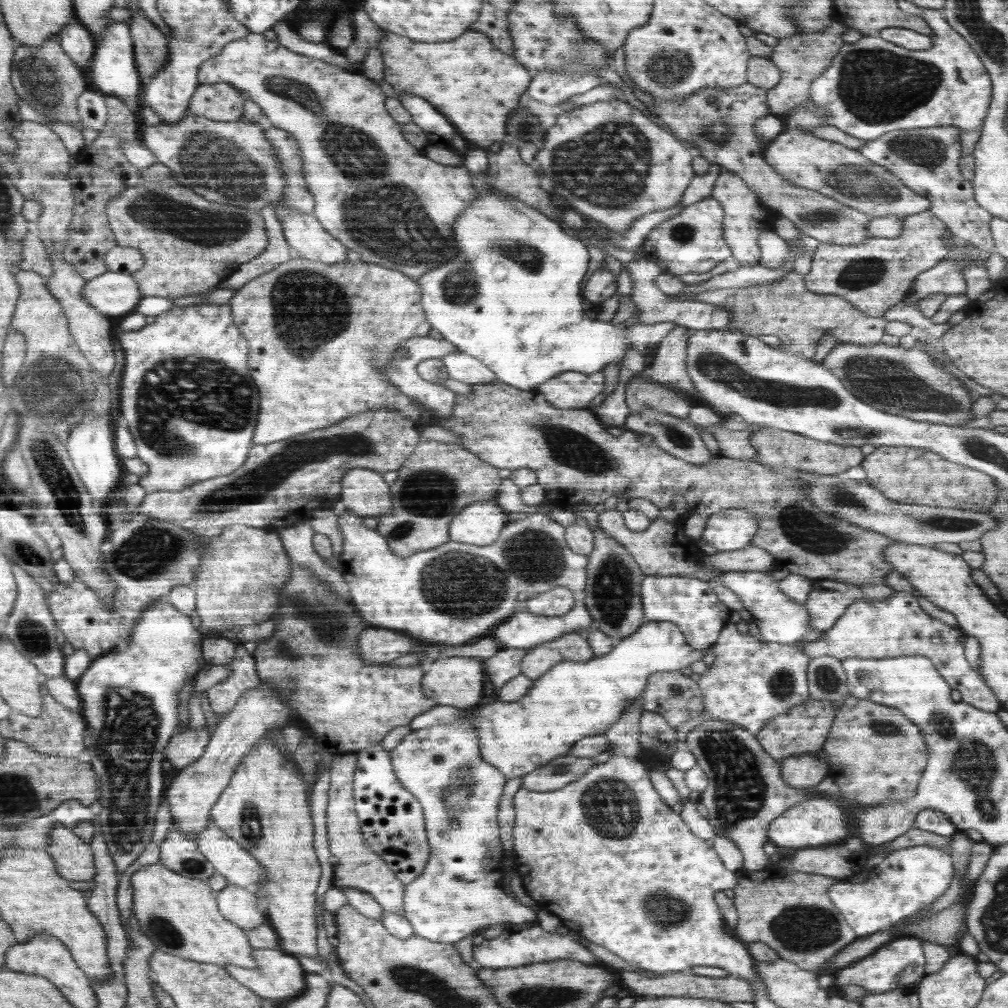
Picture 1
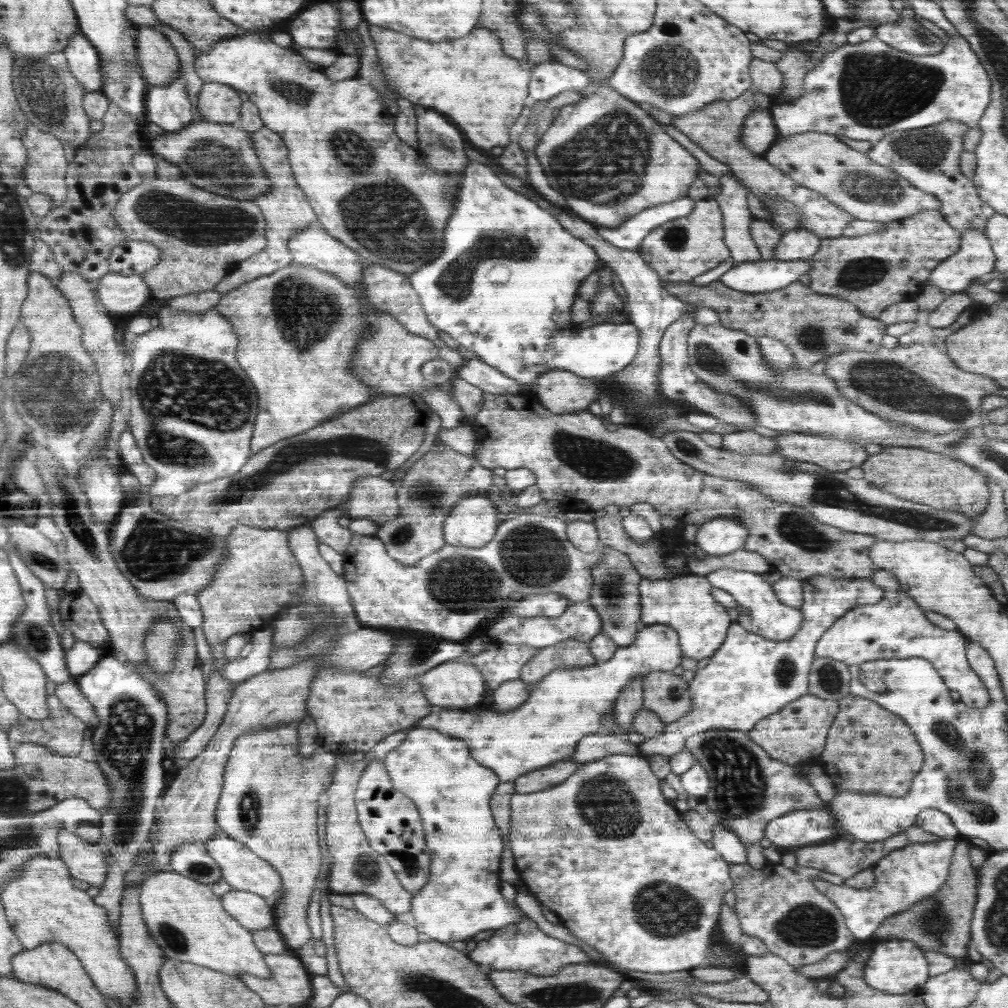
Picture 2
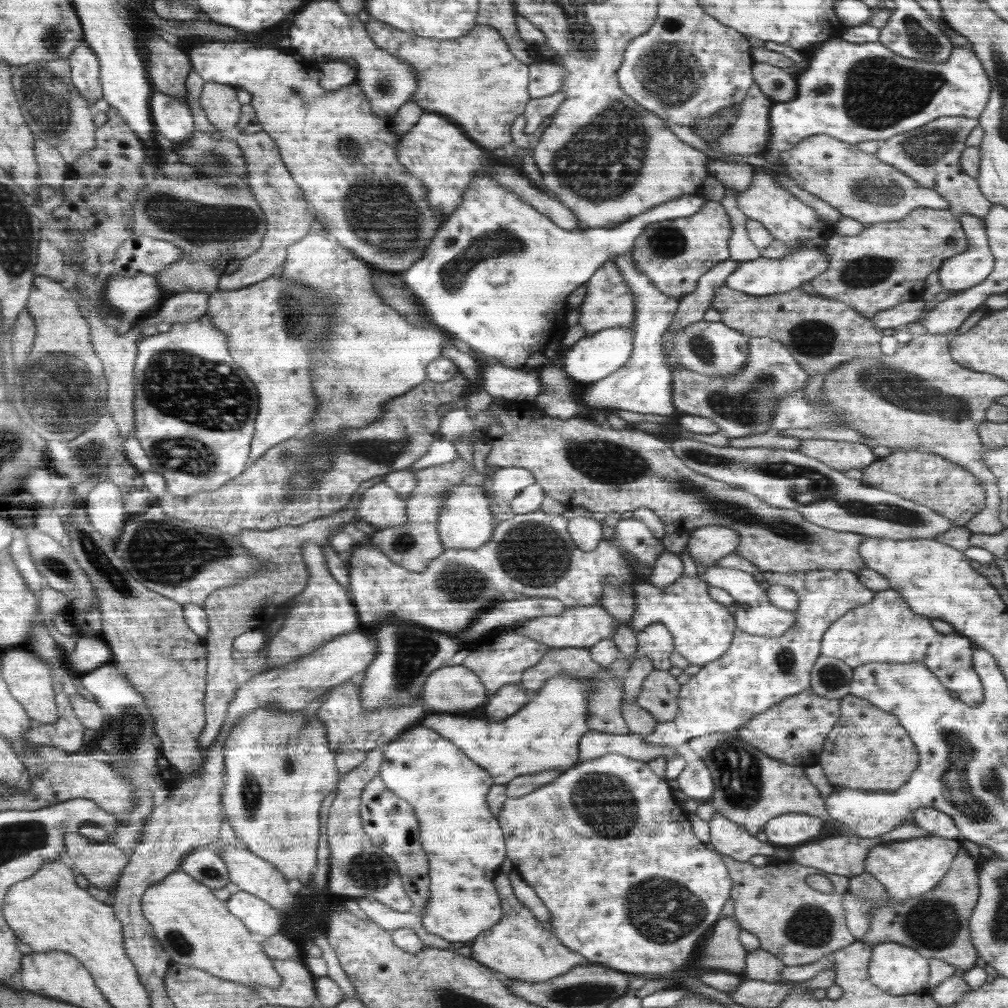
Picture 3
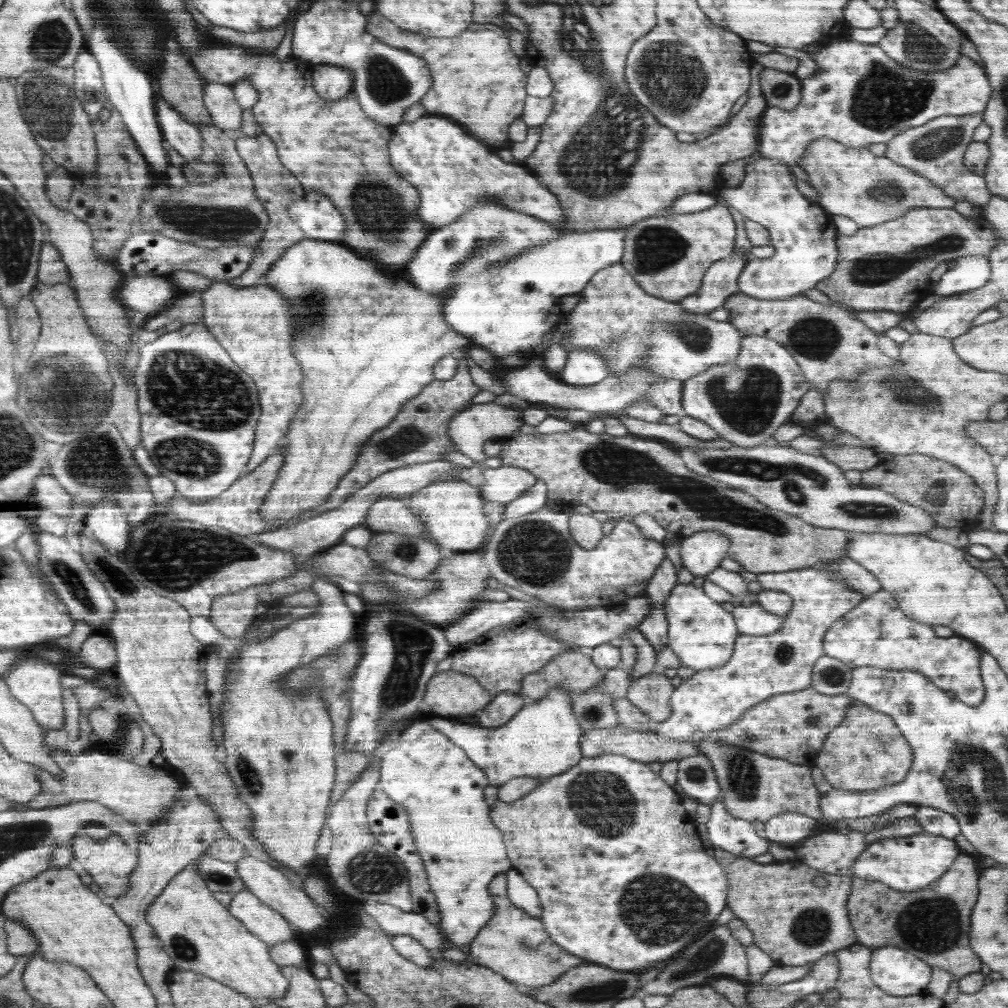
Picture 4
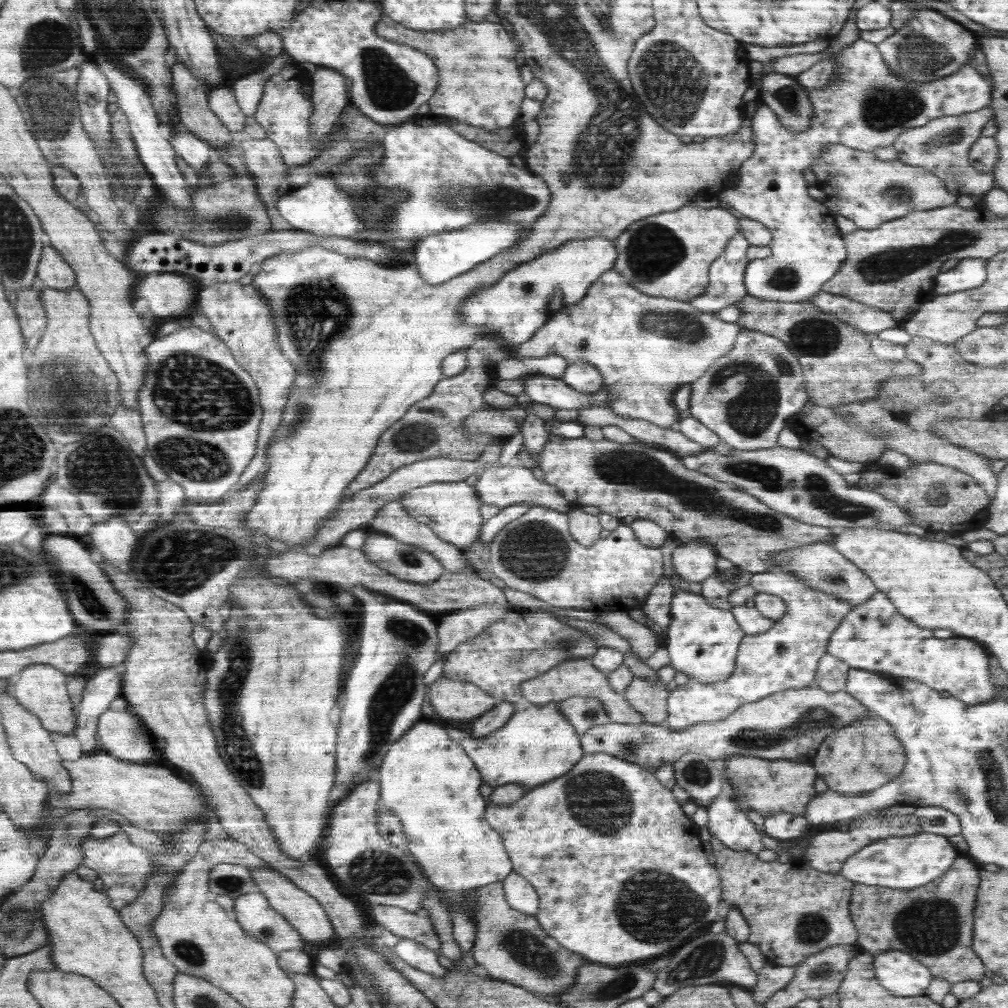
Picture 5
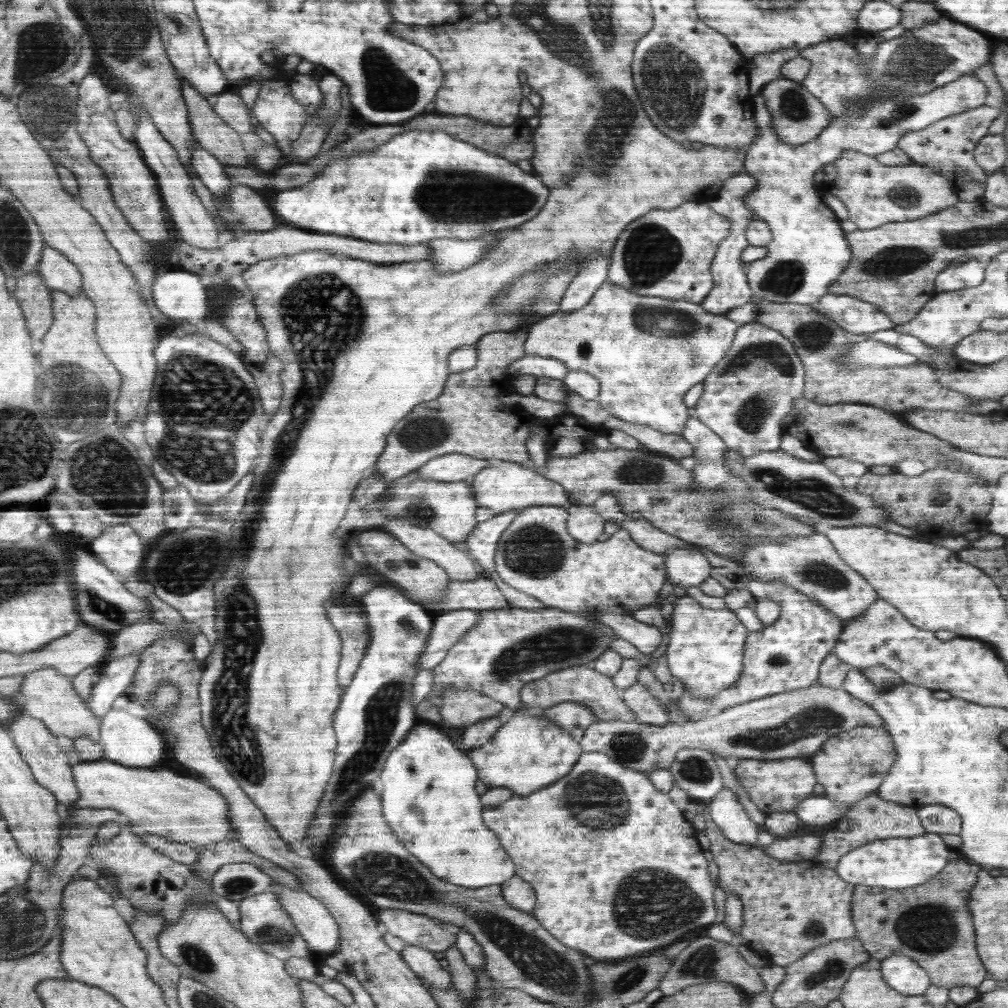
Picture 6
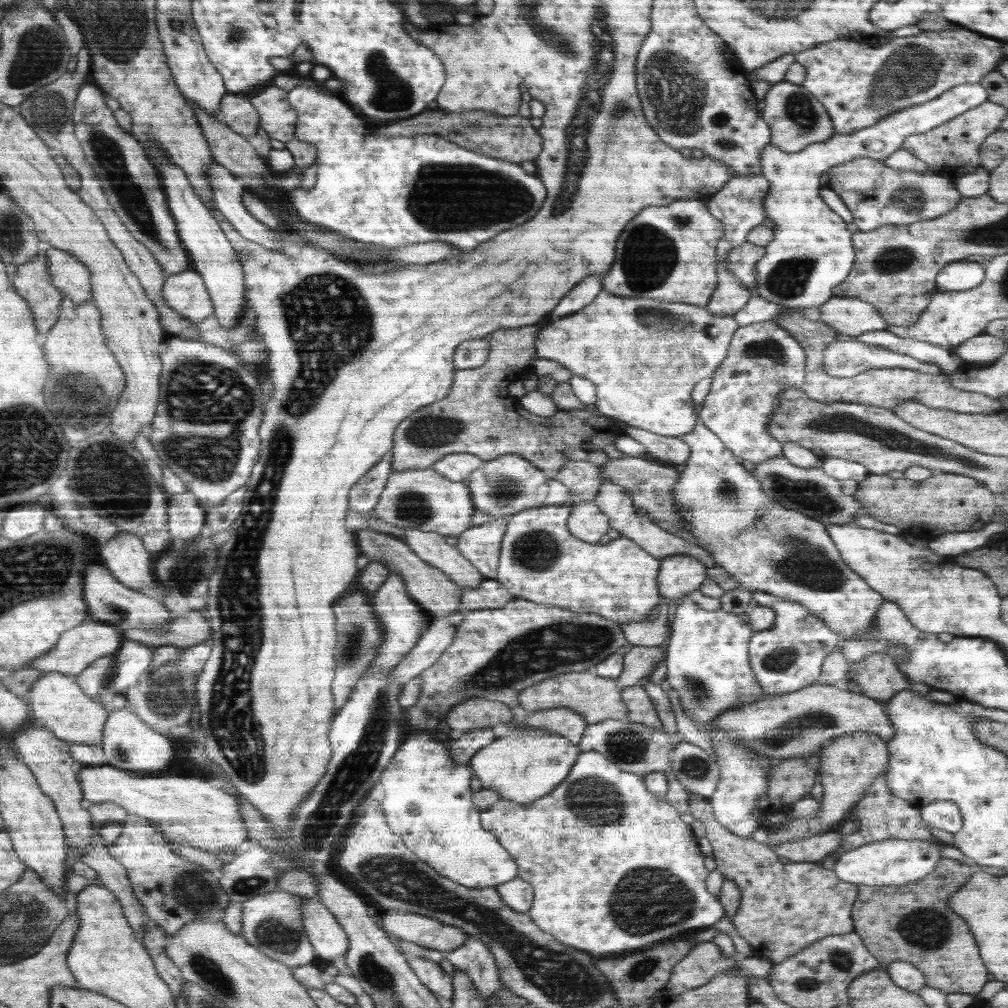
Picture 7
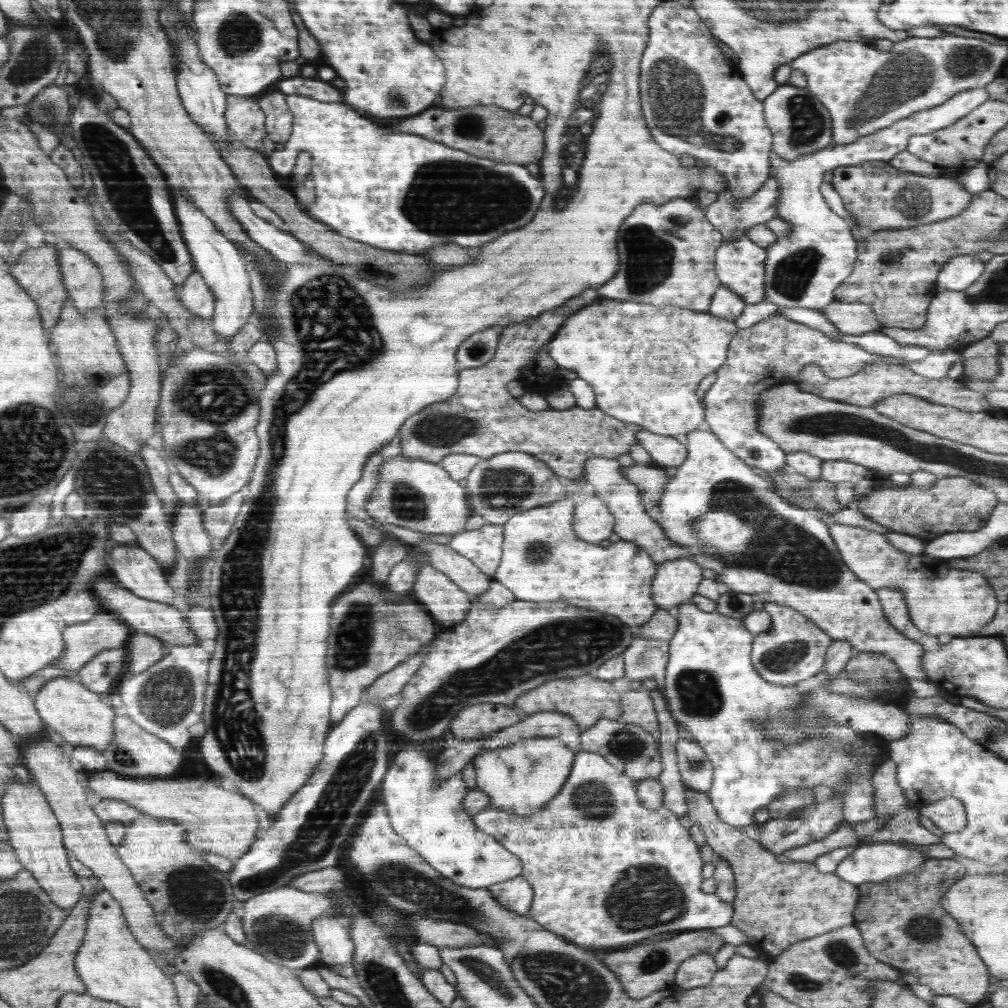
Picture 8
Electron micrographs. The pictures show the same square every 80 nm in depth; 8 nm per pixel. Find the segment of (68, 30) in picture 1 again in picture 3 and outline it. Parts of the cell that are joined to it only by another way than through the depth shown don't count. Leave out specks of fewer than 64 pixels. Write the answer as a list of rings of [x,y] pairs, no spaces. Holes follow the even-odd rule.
[[[82,41],[67,58],[71,66],[71,82],[87,100],[88,106],[103,97],[99,80],[99,60],[94,51]]]

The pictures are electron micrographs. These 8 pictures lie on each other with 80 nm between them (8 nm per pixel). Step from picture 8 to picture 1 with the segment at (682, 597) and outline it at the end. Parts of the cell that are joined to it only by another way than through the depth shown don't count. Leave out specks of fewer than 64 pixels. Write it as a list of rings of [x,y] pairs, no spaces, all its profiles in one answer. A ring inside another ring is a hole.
[[[725,508],[708,517],[701,538],[719,552],[741,550],[751,544],[758,521],[746,509]]]

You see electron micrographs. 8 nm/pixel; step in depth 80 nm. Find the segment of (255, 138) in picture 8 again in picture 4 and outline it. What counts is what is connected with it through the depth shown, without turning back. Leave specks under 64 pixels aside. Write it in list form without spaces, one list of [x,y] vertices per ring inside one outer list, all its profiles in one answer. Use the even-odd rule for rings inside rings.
[[[206,82],[203,88],[203,103],[208,109],[211,124],[223,131],[240,128],[242,110],[234,100],[232,86]]]

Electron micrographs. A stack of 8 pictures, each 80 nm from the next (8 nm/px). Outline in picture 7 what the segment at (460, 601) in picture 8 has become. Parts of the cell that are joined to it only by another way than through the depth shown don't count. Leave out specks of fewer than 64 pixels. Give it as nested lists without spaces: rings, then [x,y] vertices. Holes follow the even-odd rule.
[[[370,530],[357,532],[358,544],[361,545],[362,553],[370,561],[384,561],[392,574],[399,574],[405,581],[408,595],[417,602],[431,618],[450,616],[458,611],[464,611],[460,604],[461,587],[448,574],[441,569],[433,567],[428,562],[421,560],[416,553],[401,538],[386,533]]]

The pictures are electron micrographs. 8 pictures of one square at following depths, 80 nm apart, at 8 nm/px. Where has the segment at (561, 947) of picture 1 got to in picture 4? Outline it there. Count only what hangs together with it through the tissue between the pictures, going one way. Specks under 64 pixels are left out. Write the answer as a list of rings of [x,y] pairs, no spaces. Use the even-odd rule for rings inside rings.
[[[500,874],[489,884],[493,896],[494,916],[482,928],[481,933],[468,944],[467,961],[502,975],[506,980],[523,989],[548,987],[576,967],[586,964],[581,957],[561,948],[548,933],[537,917],[523,912],[508,896],[508,877]]]

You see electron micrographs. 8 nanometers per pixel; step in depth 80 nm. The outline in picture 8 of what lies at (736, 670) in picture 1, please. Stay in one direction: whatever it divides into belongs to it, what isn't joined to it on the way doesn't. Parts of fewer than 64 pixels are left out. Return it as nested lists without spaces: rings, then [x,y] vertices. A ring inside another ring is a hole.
[[[768,601],[763,604],[771,616],[771,626],[766,632],[753,637],[751,644],[751,663],[758,674],[766,682],[786,687],[795,686],[820,673],[833,638],[794,608]]]

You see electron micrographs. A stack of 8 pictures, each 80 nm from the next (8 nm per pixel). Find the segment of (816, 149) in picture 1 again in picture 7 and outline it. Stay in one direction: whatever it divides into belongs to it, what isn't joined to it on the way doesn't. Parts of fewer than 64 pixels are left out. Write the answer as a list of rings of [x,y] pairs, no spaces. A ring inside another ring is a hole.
[[[858,157],[827,170],[826,188],[834,190],[849,208],[860,231],[871,231],[884,225],[905,225],[946,216],[964,199],[954,182],[932,171],[896,170],[881,160]]]

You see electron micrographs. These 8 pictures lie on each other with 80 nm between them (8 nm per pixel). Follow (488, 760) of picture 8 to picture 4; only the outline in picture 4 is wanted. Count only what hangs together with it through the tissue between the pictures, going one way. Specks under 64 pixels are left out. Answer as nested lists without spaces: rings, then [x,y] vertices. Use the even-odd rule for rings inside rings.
[[[554,687],[544,700],[538,700],[534,704],[522,707],[510,722],[504,726],[484,728],[478,724],[458,723],[449,717],[426,717],[427,723],[445,734],[450,742],[458,745],[469,759],[481,768],[489,777],[489,785],[501,787],[512,779],[522,777],[550,777],[561,775],[566,770],[576,766],[583,759],[581,752],[581,735],[583,730],[576,713],[573,711],[573,700],[570,693],[564,692],[562,687]]]

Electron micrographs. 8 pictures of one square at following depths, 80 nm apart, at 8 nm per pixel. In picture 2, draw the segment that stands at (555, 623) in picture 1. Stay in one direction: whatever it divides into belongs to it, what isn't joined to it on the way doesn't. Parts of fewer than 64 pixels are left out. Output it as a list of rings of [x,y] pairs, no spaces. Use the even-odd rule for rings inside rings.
[[[587,601],[572,603],[567,609],[556,618],[545,616],[508,616],[496,621],[490,630],[486,630],[486,635],[492,641],[507,642],[508,644],[530,644],[534,648],[542,648],[558,644],[560,641],[568,639],[578,639],[580,642],[588,643],[596,634],[602,633],[602,621],[594,607]]]

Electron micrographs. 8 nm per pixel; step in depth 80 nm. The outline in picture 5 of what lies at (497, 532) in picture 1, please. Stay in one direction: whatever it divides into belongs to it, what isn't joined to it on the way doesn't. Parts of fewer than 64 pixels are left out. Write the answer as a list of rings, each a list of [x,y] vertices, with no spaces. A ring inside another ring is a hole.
[[[465,481],[433,483],[418,487],[399,499],[406,512],[424,525],[429,526],[438,537],[463,550],[479,540],[483,523],[482,500],[474,486]]]

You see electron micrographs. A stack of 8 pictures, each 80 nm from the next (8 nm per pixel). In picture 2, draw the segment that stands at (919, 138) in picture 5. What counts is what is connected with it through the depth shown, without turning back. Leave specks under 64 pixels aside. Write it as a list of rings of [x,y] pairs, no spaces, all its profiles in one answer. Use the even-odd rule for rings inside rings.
[[[945,120],[929,127],[915,128],[912,131],[898,131],[884,136],[877,143],[873,143],[866,156],[870,160],[893,170],[902,178],[905,178],[912,186],[937,196],[939,200],[939,212],[952,227],[958,229],[963,235],[967,230],[981,230],[985,233],[985,226],[990,217],[994,215],[992,208],[988,206],[977,193],[973,180],[962,174],[959,167],[959,158],[963,153],[963,136],[970,130],[970,126],[959,120]]]

